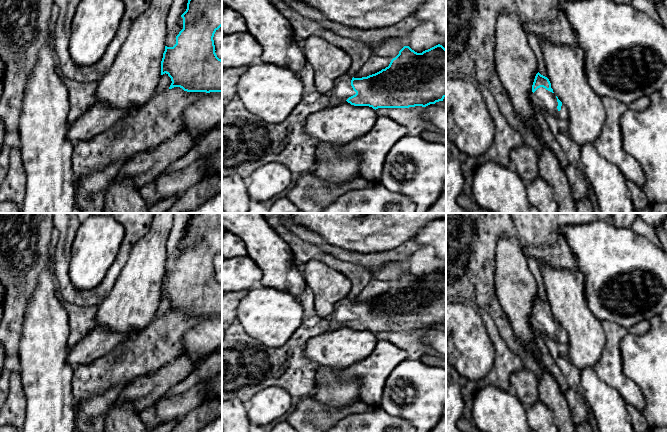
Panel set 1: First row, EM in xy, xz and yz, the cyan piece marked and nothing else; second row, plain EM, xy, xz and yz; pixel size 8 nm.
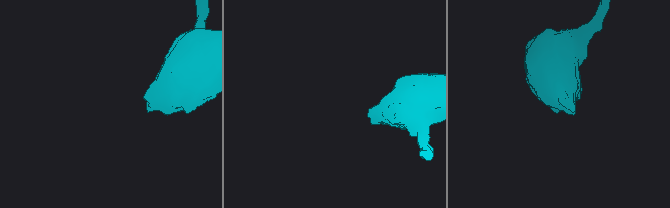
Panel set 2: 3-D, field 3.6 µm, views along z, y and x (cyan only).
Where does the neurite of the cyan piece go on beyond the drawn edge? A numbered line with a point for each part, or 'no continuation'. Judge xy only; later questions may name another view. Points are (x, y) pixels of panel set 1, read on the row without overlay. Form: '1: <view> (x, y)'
no continuation

